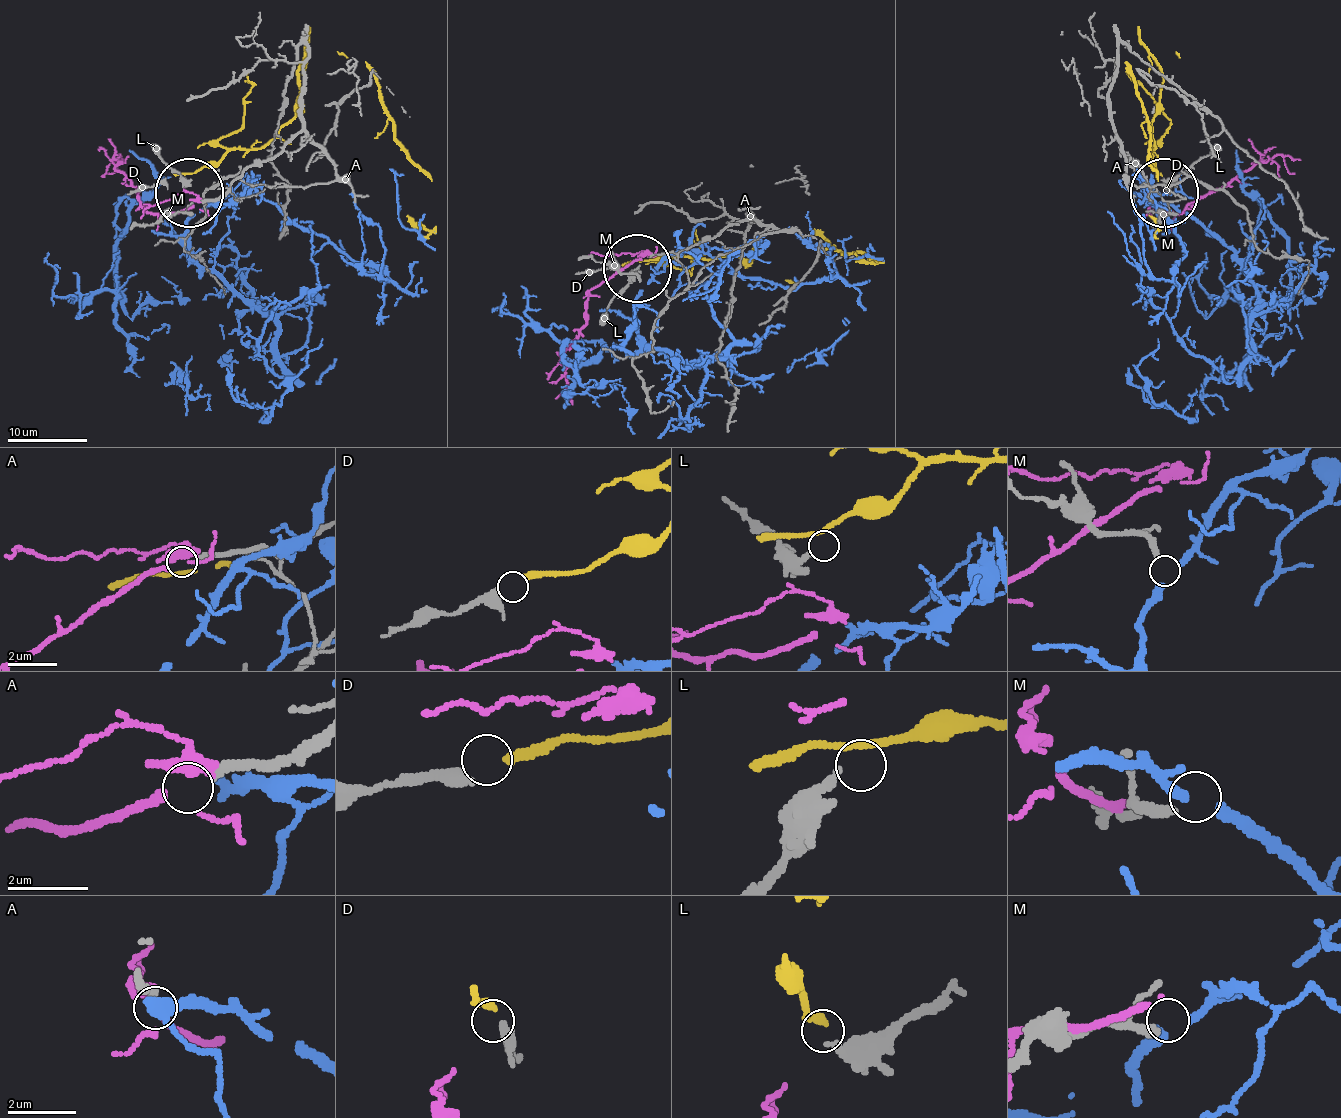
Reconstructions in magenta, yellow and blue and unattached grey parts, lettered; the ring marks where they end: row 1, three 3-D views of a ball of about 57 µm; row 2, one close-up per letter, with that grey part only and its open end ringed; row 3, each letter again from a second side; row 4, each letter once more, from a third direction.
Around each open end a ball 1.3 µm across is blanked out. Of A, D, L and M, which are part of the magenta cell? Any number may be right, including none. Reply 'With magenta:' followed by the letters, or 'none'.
With magenta: A

